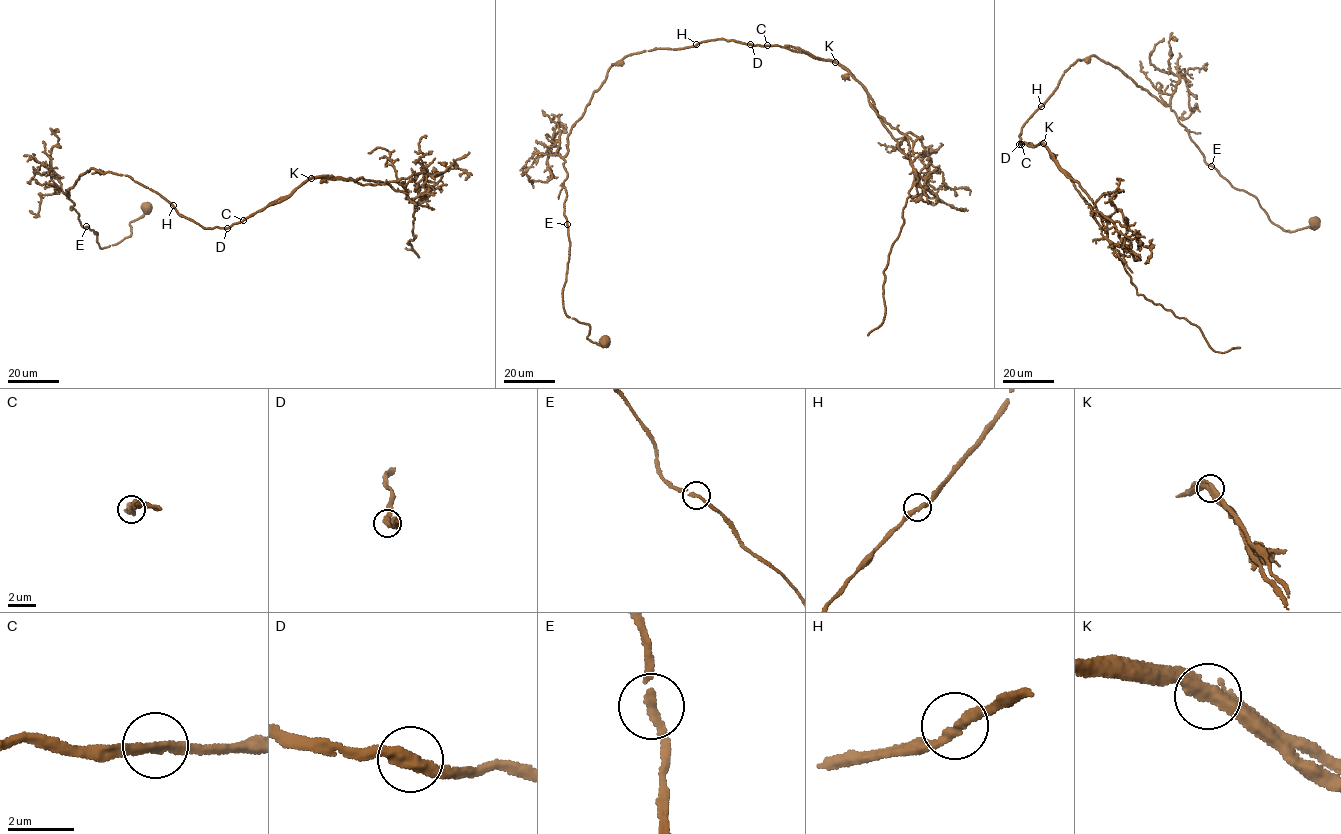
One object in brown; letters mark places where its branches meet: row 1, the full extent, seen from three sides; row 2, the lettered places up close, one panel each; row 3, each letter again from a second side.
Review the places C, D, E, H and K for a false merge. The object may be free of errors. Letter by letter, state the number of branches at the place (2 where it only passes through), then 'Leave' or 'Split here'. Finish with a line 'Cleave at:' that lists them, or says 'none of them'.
C: Branches: 2. Leave
D: Branches: 2. Leave
E: Branches: 2. Leave
H: Branches: 2. Leave
K: Branches: 2. Split here
Cleave at: K

